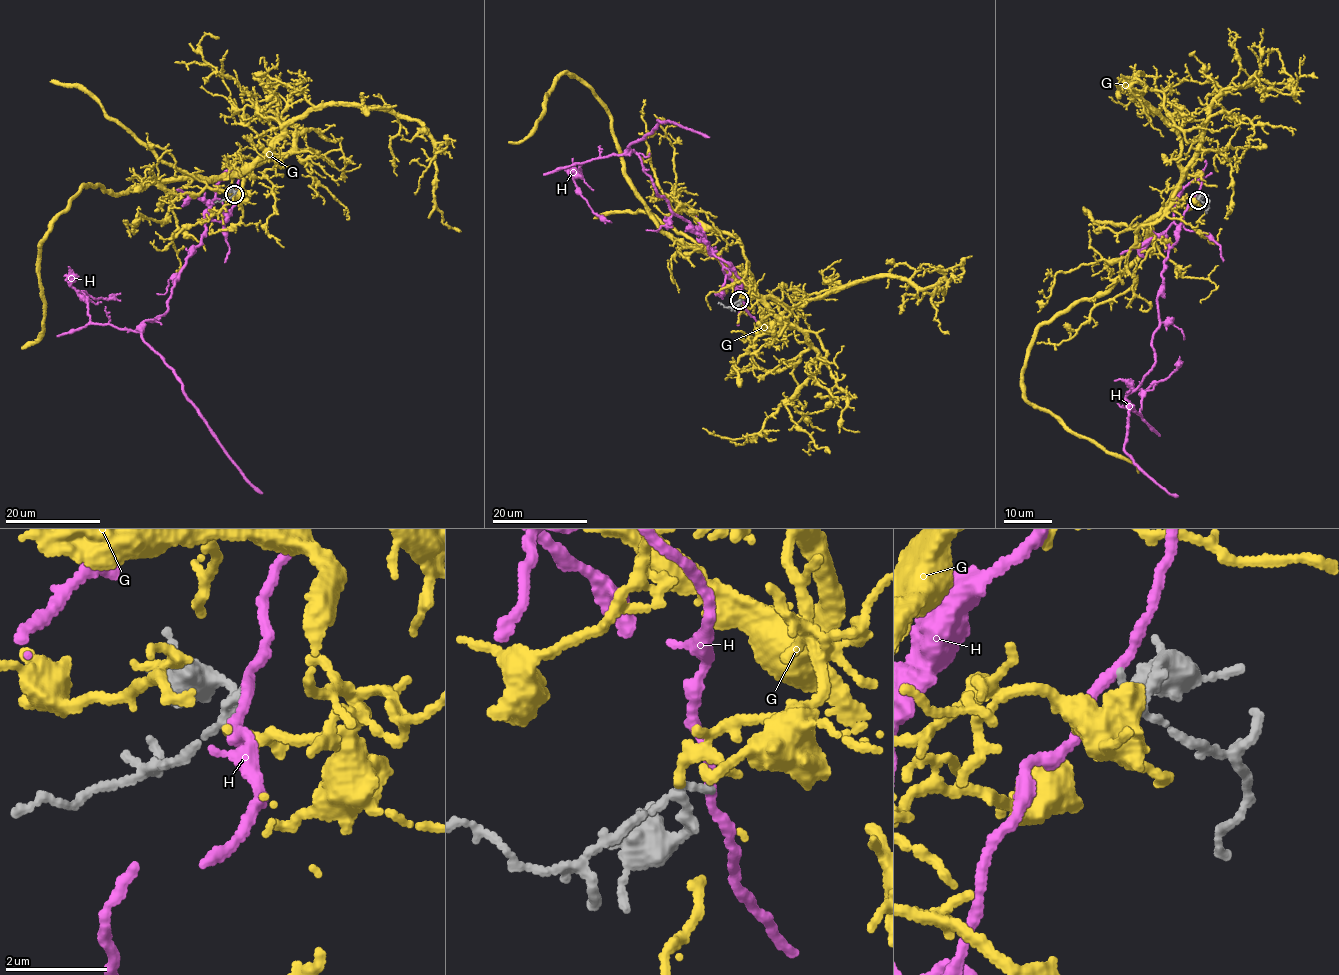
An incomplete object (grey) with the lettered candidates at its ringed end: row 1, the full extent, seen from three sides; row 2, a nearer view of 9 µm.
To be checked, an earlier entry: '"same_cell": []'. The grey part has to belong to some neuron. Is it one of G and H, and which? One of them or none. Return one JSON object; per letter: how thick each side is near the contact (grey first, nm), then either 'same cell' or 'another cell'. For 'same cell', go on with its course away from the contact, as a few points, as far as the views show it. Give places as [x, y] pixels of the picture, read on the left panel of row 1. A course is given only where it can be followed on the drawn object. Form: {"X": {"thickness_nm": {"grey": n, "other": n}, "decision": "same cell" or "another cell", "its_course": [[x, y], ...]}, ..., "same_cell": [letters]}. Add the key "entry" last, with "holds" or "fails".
{"G": {"thickness_nm": {"grey": 190, "other": 170}, "decision": "same cell", "its_course": [[234, 194], [247, 193], [243, 179], [224, 174], [114, 193], [86, 184], [40, 249], [43, 331], [22, 349]]}, "H": {"thickness_nm": {"grey": 120, "other": 190}, "decision": "another cell"}, "same_cell": ["G"], "entry": "fails"}

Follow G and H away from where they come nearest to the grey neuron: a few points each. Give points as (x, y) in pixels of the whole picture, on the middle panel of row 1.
G: (740, 300), (750, 277), (659, 228), (583, 81), (562, 75), (534, 132), (509, 142)
H: (743, 300), (741, 281), (731, 266), (673, 213), (627, 145), (652, 132), (656, 120), (709, 137)

